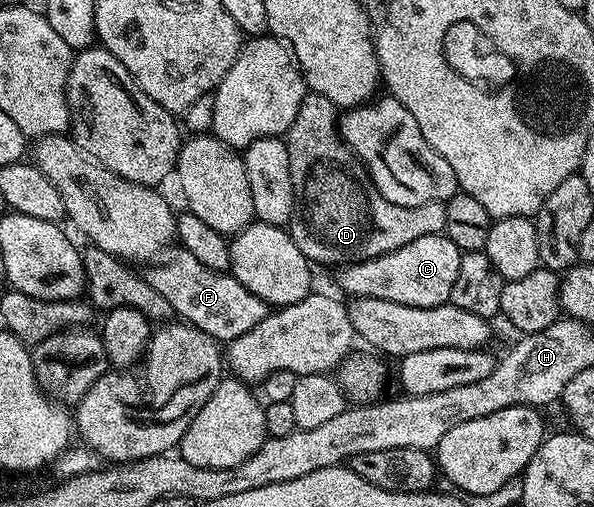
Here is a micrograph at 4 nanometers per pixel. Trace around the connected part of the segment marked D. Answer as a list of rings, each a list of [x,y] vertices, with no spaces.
[[[307,92],[306,98],[300,103],[300,111],[296,111],[296,119],[292,119],[292,127],[284,135],[284,140],[288,147],[288,167],[294,165],[292,187],[298,185],[298,199],[295,201],[298,213],[292,211],[288,232],[292,240],[298,237],[296,247],[302,245],[300,251],[315,266],[357,265],[359,261],[396,251],[412,243],[412,239],[420,239],[433,233],[445,234],[446,206],[443,202],[420,203],[420,207],[400,207],[396,203],[388,203],[388,199],[380,195],[365,168],[343,141],[340,110],[332,103],[332,99],[324,99],[324,95],[319,93]]]

